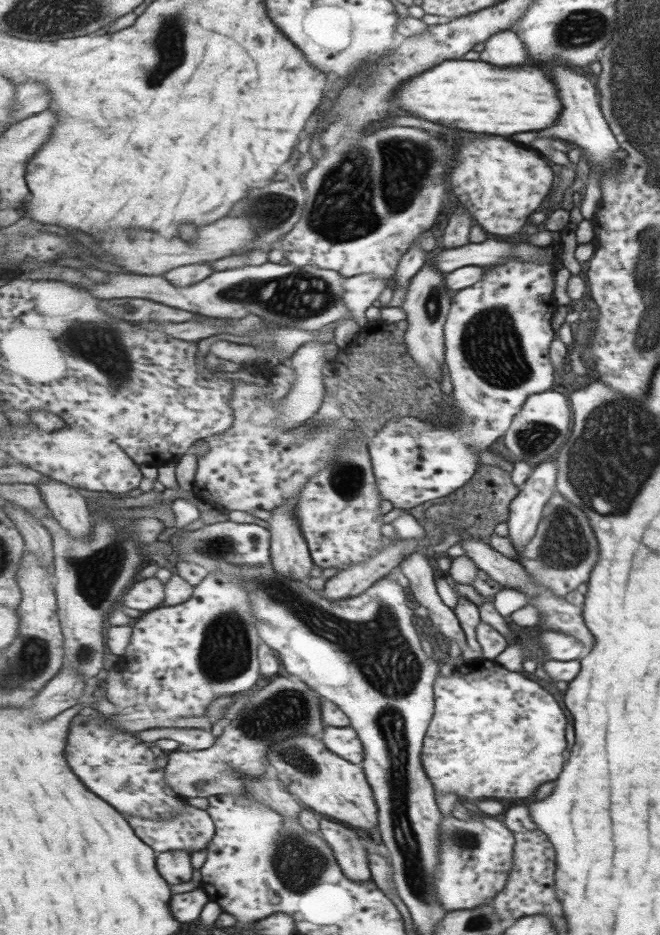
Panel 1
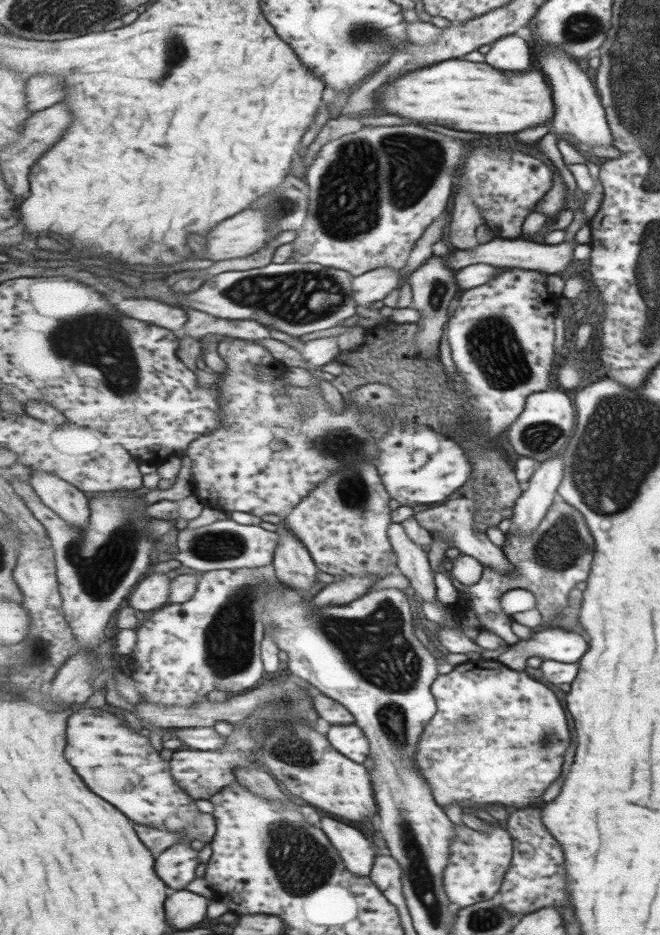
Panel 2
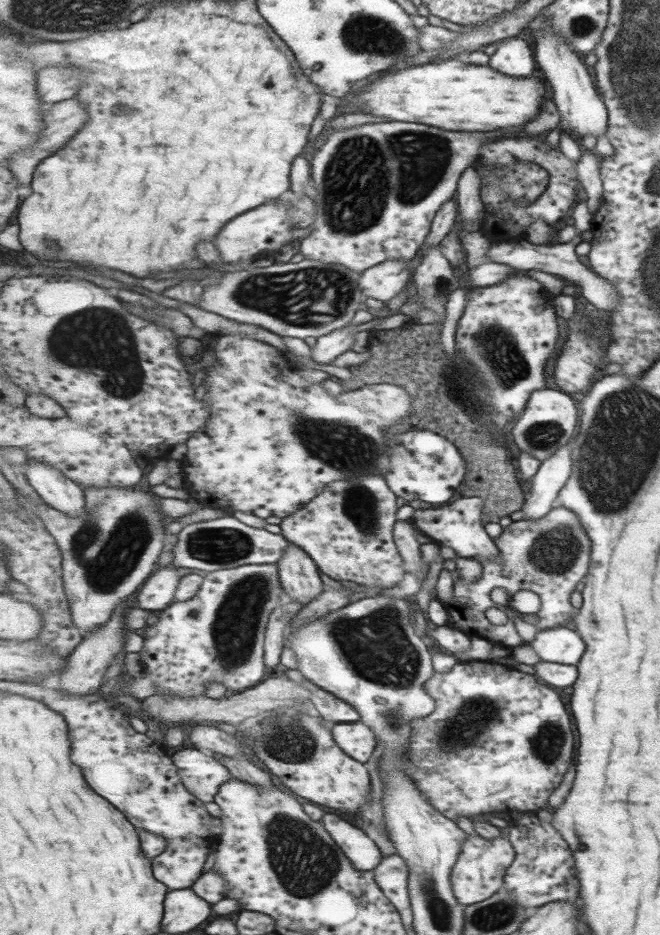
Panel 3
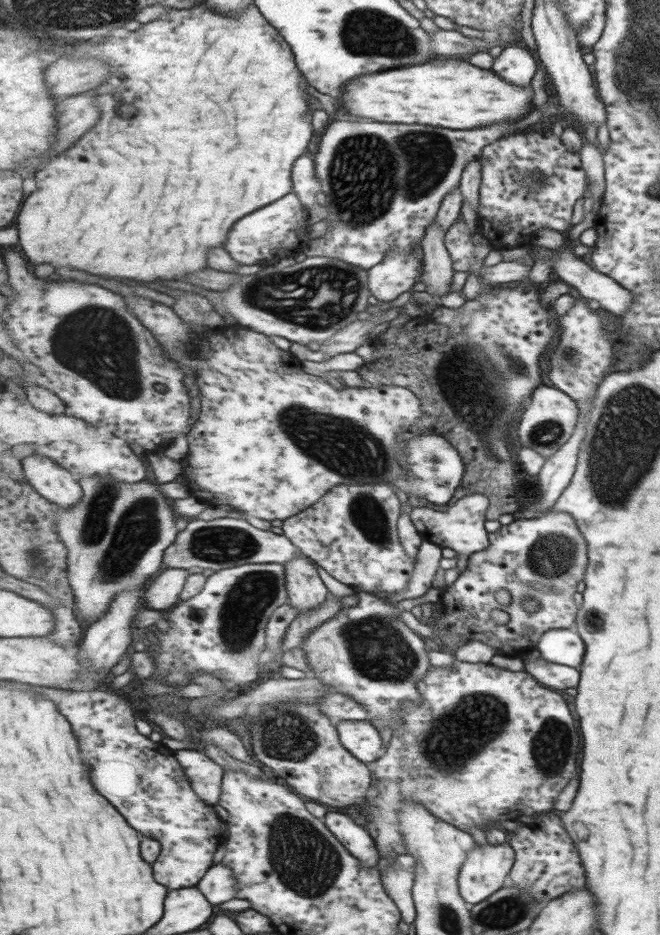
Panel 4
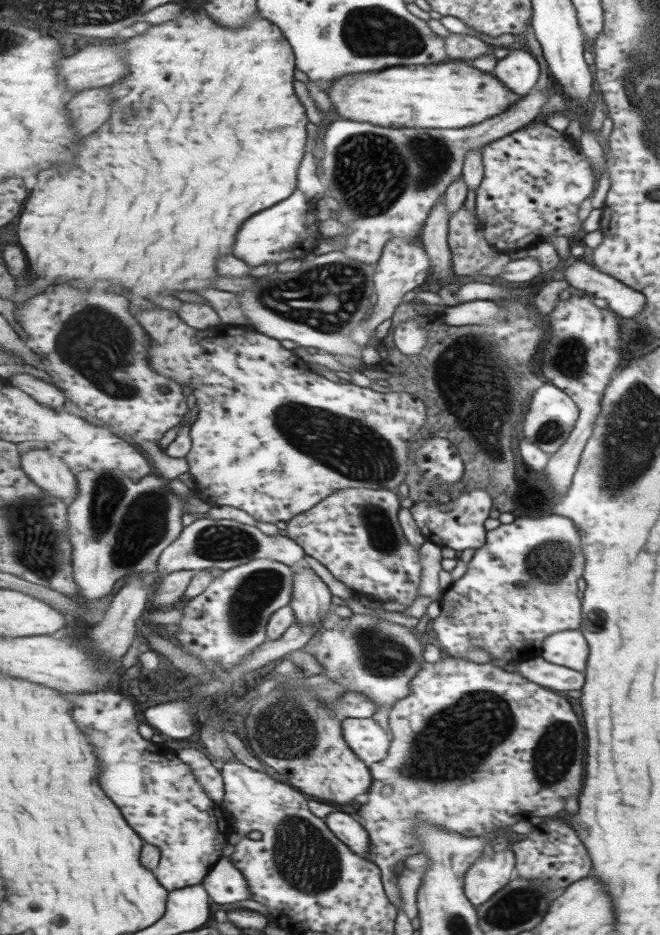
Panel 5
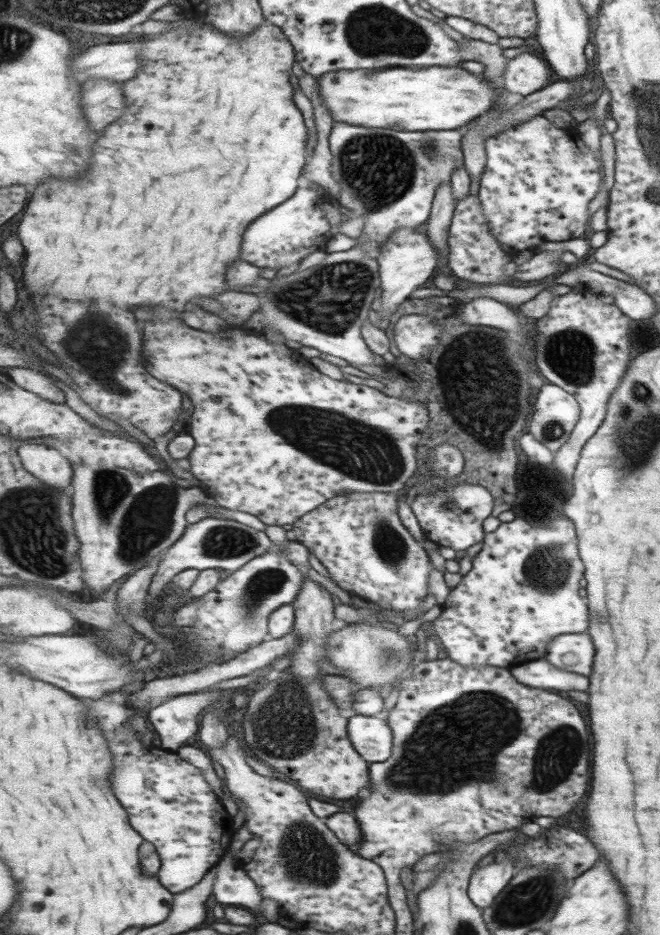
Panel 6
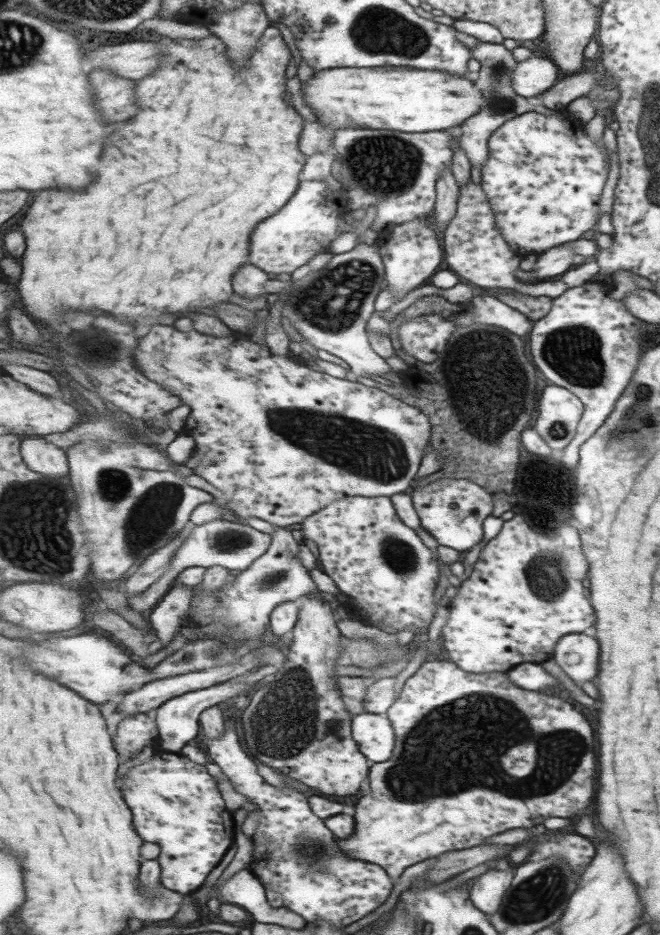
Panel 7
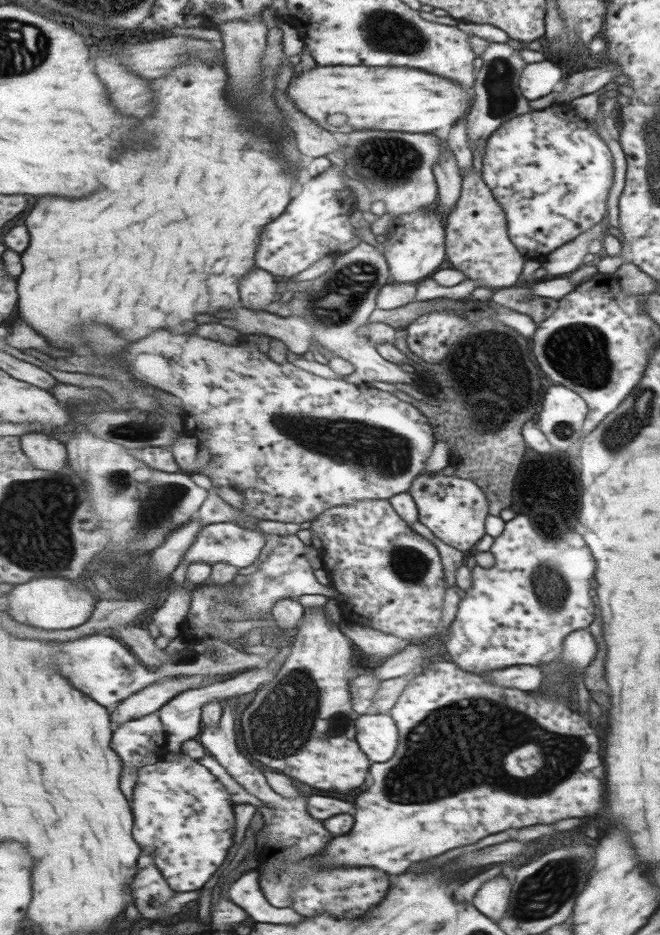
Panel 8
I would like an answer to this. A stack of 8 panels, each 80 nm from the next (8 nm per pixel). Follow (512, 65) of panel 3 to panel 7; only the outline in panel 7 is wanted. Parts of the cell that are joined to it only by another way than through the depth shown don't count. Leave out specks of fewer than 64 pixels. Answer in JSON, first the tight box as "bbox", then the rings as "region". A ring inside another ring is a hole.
{"bbox":[513,56,562,98],"region":[[[531,56],[526,61],[519,62],[513,74],[513,86],[517,94],[524,98],[539,97],[559,82],[562,76],[555,62],[547,58]]]}

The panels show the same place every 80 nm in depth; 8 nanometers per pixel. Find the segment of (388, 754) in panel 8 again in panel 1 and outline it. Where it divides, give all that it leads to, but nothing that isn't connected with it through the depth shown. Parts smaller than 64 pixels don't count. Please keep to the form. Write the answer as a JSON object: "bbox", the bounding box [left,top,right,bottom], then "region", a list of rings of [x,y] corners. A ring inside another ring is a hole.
{"bbox":[323,726,366,764],"region":[[[327,726],[325,728],[323,740],[329,750],[342,756],[349,762],[361,764],[366,757],[364,744],[355,728]]]}

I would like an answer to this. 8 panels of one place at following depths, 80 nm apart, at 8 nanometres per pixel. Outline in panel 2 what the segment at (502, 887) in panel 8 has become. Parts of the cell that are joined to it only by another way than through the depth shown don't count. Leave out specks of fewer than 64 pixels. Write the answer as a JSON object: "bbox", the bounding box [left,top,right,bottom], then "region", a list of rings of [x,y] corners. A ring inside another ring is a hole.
{"bbox":[444,823,514,908],"region":[[[504,823],[493,824],[489,832],[473,830],[465,825],[454,826],[459,832],[452,840],[452,857],[444,872],[444,881],[453,905],[465,908],[491,900],[500,892],[506,872],[514,861],[514,838]]]}

